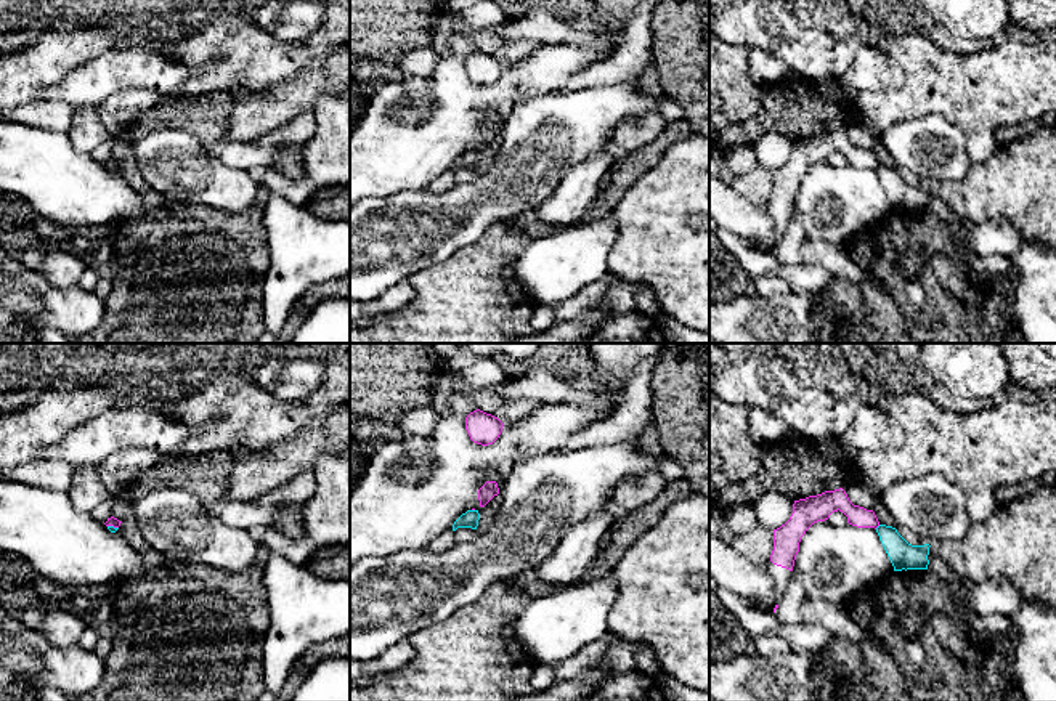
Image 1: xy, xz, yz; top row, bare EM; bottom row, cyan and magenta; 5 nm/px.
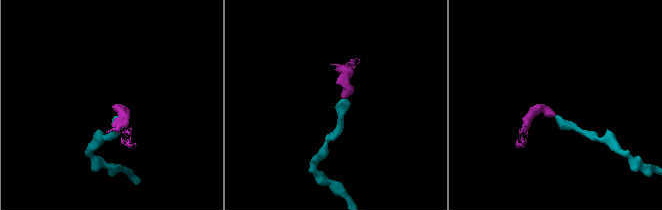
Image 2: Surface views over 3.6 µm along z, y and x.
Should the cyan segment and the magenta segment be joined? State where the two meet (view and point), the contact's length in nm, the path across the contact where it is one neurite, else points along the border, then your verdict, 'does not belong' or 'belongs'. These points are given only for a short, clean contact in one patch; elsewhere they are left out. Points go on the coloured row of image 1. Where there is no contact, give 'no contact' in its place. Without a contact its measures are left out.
yz (878, 526) | 40 nm | along yz (880, 525), (875, 528) | does not belong

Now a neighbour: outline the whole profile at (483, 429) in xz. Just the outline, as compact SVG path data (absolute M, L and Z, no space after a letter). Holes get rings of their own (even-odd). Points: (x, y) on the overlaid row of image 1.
M480 409L465 417L465 430L470 440L481 446L493 444L499 438L502 427L504 423L498 417Z

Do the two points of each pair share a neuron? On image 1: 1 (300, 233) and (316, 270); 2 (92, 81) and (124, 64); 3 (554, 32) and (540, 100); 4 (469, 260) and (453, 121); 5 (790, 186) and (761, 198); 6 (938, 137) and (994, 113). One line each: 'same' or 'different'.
1: same
2: same
3: different
4: different
5: different
6: different

